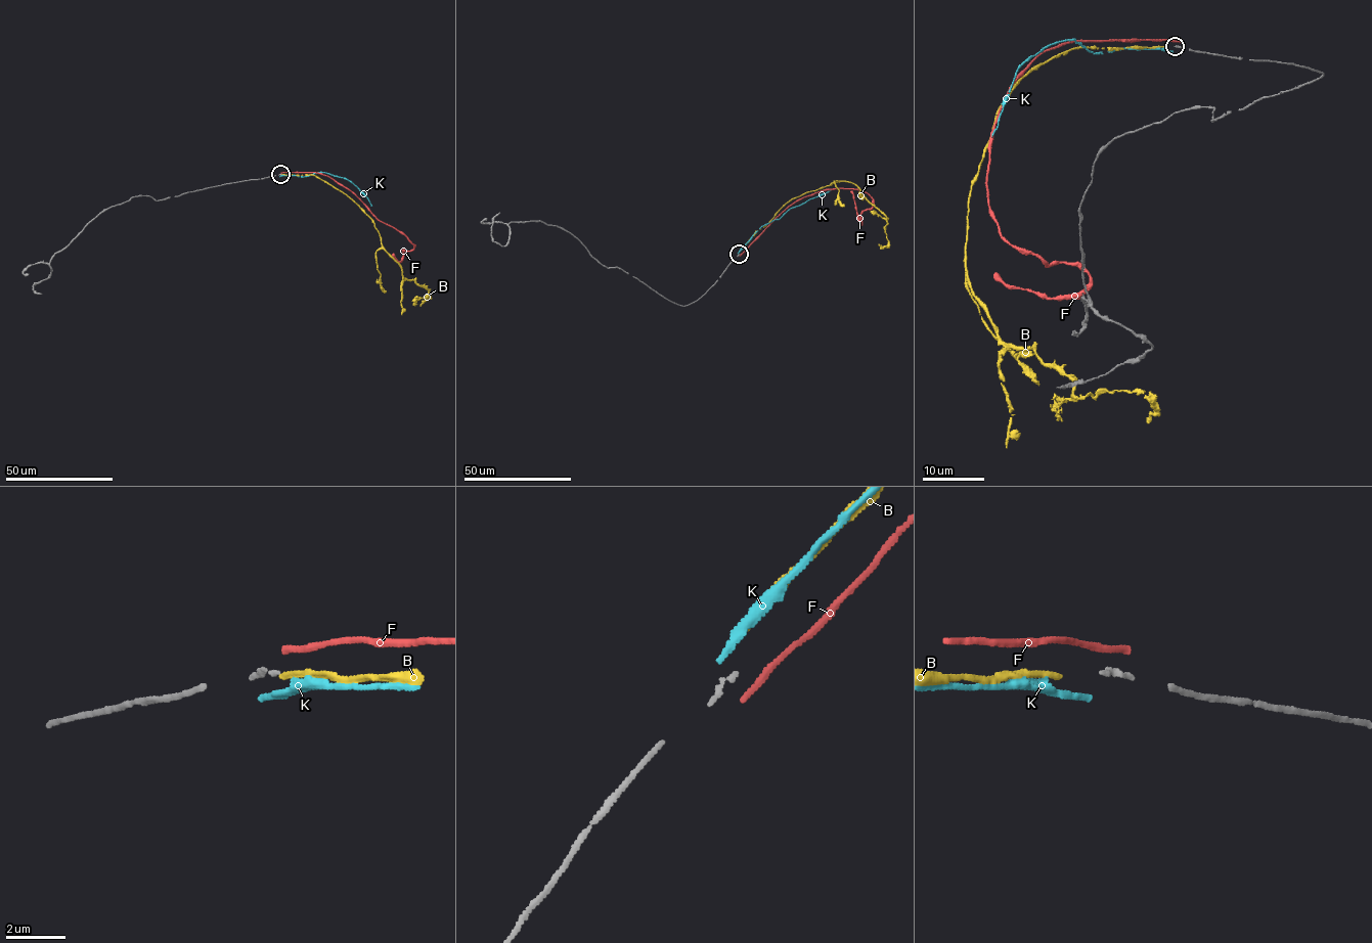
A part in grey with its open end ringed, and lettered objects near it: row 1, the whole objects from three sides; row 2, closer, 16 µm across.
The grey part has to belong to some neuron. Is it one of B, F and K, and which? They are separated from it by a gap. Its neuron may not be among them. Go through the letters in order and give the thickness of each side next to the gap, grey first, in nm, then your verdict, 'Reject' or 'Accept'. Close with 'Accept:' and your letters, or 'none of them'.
B: Thickness 140 nm (grey) against 200 nm. Reject
F: Thickness 140 nm (grey) against 320 nm. Reject
K: Thickness 140 nm (grey) against 280 nm. Reject
Accept: none of them

